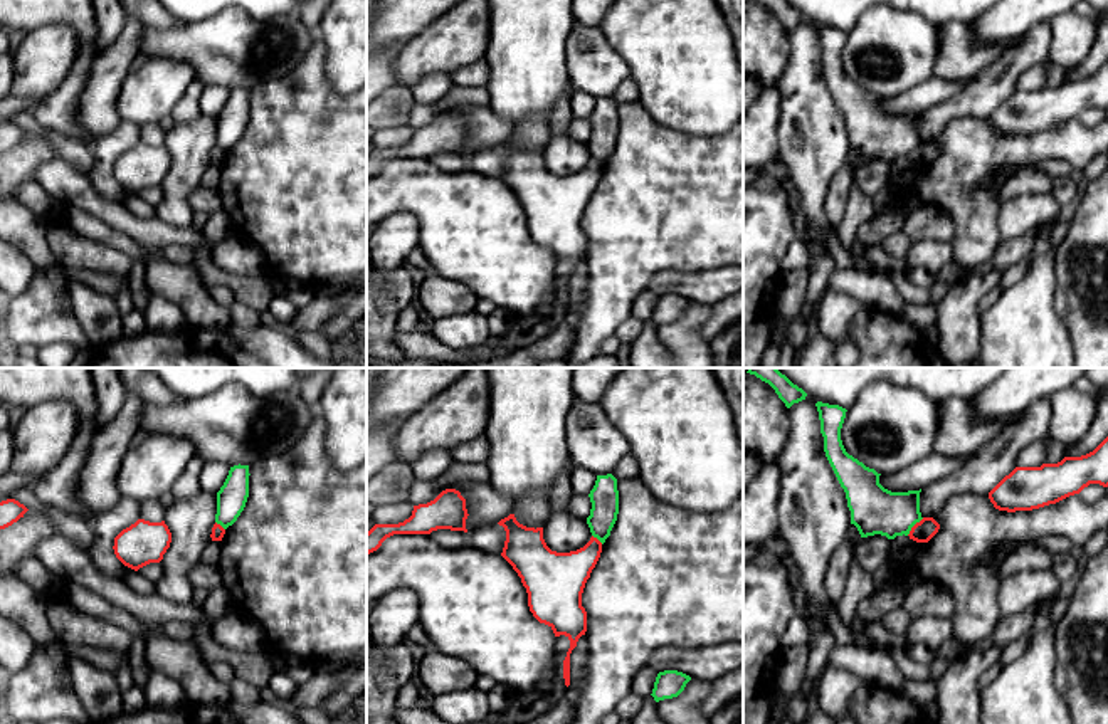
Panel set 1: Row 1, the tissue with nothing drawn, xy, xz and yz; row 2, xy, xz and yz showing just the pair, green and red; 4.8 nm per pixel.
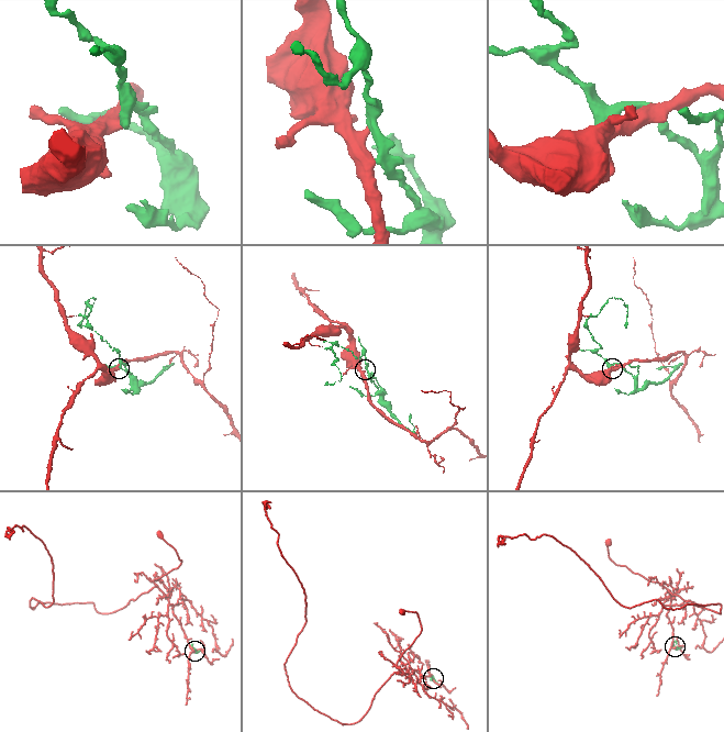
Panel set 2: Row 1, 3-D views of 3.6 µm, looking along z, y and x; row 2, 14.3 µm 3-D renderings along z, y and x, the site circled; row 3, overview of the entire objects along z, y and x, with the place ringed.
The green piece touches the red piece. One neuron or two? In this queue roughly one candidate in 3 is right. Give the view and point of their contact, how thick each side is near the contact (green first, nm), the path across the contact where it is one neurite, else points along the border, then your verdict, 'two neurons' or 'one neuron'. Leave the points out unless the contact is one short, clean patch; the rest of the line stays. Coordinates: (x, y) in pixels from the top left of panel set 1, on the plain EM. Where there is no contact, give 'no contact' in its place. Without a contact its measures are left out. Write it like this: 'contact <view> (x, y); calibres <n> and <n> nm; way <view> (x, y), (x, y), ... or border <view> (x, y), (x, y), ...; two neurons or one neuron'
contact yz (913, 148); calibres 220 and 100 nm; two neurons

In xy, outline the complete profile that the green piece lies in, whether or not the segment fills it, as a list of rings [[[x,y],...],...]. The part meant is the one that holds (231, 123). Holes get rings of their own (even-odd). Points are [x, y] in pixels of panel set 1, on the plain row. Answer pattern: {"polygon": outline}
{"polygon": [[[234,89],[217,116],[215,146],[224,153],[232,150],[245,131],[249,121],[249,89]]]}

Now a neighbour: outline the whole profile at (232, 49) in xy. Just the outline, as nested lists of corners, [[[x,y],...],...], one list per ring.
[[[230,7],[220,13],[198,20],[177,24],[168,29],[143,27],[140,54],[145,57],[180,60],[192,67],[195,79],[207,86],[252,89],[272,79],[279,79],[298,67],[316,40],[298,12],[277,15],[271,20],[257,20],[245,10]]]

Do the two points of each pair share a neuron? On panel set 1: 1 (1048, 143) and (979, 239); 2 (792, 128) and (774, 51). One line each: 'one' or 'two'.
1: one
2: two

